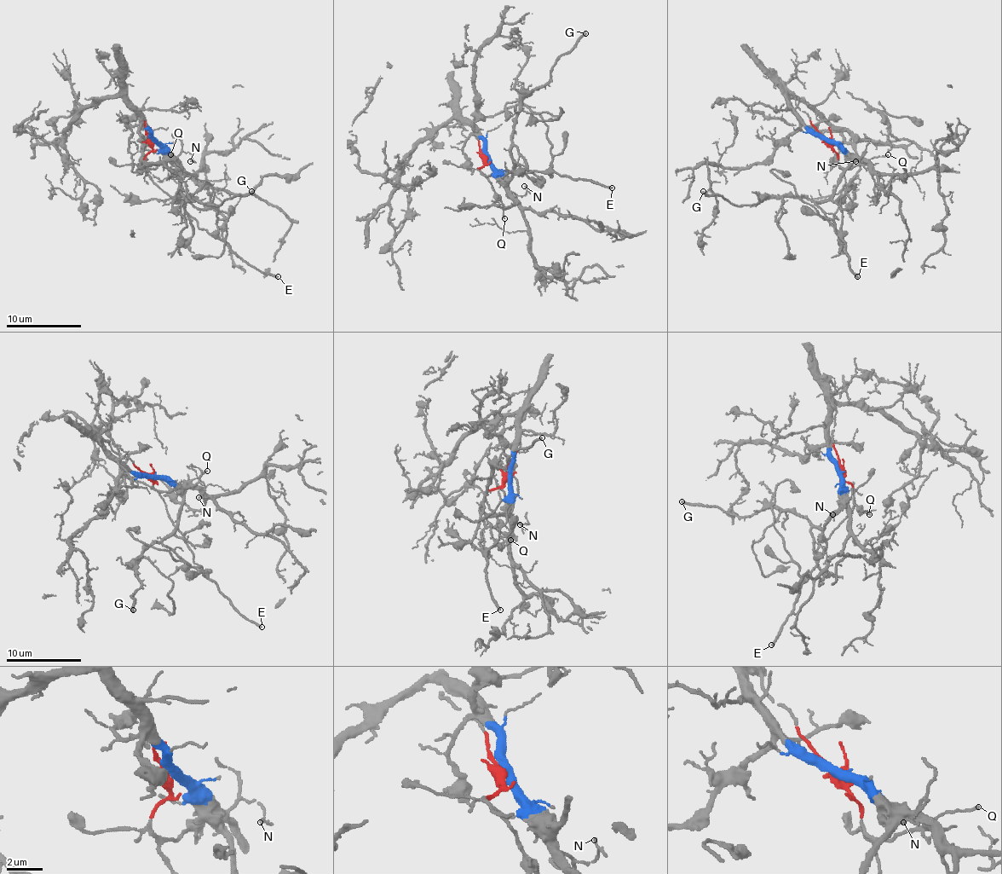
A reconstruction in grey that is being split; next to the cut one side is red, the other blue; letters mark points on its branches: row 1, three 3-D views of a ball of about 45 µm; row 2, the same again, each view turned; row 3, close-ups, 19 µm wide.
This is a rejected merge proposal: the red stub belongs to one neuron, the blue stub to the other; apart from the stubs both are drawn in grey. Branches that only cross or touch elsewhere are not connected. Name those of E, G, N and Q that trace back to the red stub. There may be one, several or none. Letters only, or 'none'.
E, Q

